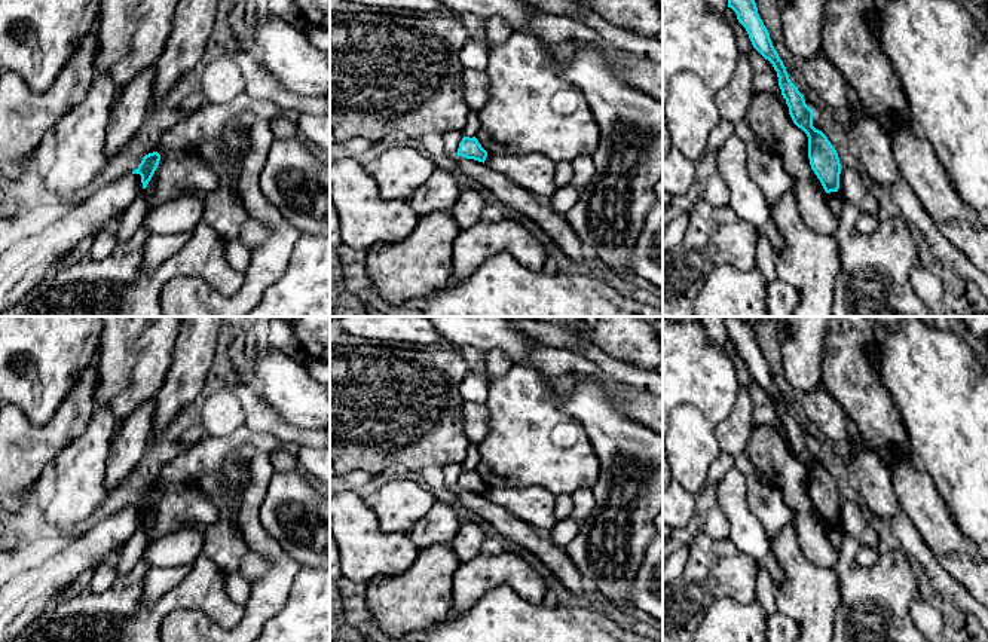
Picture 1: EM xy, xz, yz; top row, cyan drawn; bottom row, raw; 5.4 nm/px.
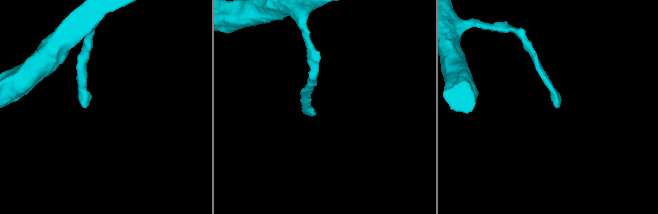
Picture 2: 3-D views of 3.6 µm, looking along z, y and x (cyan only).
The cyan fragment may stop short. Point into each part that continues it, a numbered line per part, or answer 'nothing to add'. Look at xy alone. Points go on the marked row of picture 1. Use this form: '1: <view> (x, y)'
nothing to add

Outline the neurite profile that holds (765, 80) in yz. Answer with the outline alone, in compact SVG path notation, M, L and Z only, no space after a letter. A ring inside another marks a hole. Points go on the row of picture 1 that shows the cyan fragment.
M755 48L750 51L747 56L753 70L752 79L753 95L758 94L776 95L781 101L789 114L789 107L781 95L777 71L774 70L773 64L768 59L765 59Z

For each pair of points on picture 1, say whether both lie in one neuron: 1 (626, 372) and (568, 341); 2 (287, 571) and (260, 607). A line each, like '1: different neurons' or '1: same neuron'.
1: same neuron
2: same neuron

